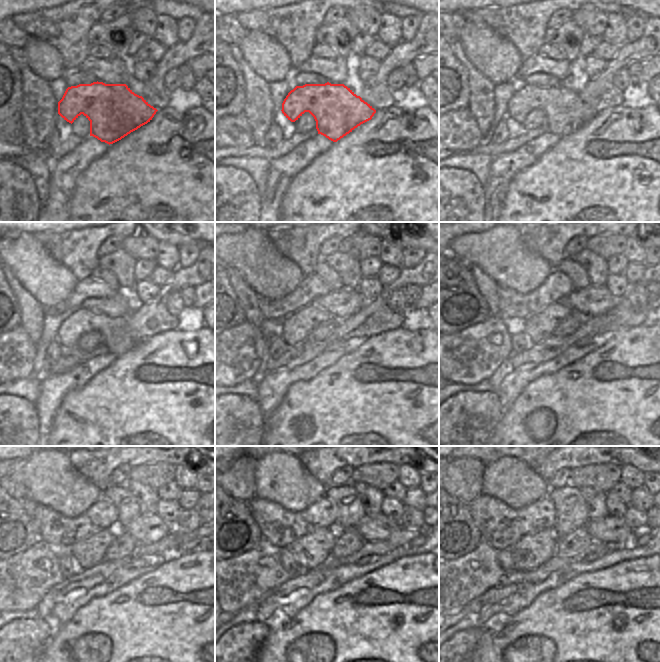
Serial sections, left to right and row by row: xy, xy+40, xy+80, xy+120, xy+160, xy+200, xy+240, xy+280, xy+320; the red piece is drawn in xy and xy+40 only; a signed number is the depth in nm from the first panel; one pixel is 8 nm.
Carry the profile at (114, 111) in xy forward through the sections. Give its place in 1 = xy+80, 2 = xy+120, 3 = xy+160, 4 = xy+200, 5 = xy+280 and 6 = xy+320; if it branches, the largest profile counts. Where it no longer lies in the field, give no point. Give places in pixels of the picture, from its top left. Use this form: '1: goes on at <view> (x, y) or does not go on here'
1: goes on at xy+80 (565, 112)
2: goes on at xy+120 (117, 334)
3: goes on at xy+160 (295, 328)
4: goes on at xy+200 (539, 326)
5: goes on at xy+280 (310, 551)
6: goes on at xy+320 (532, 550)

